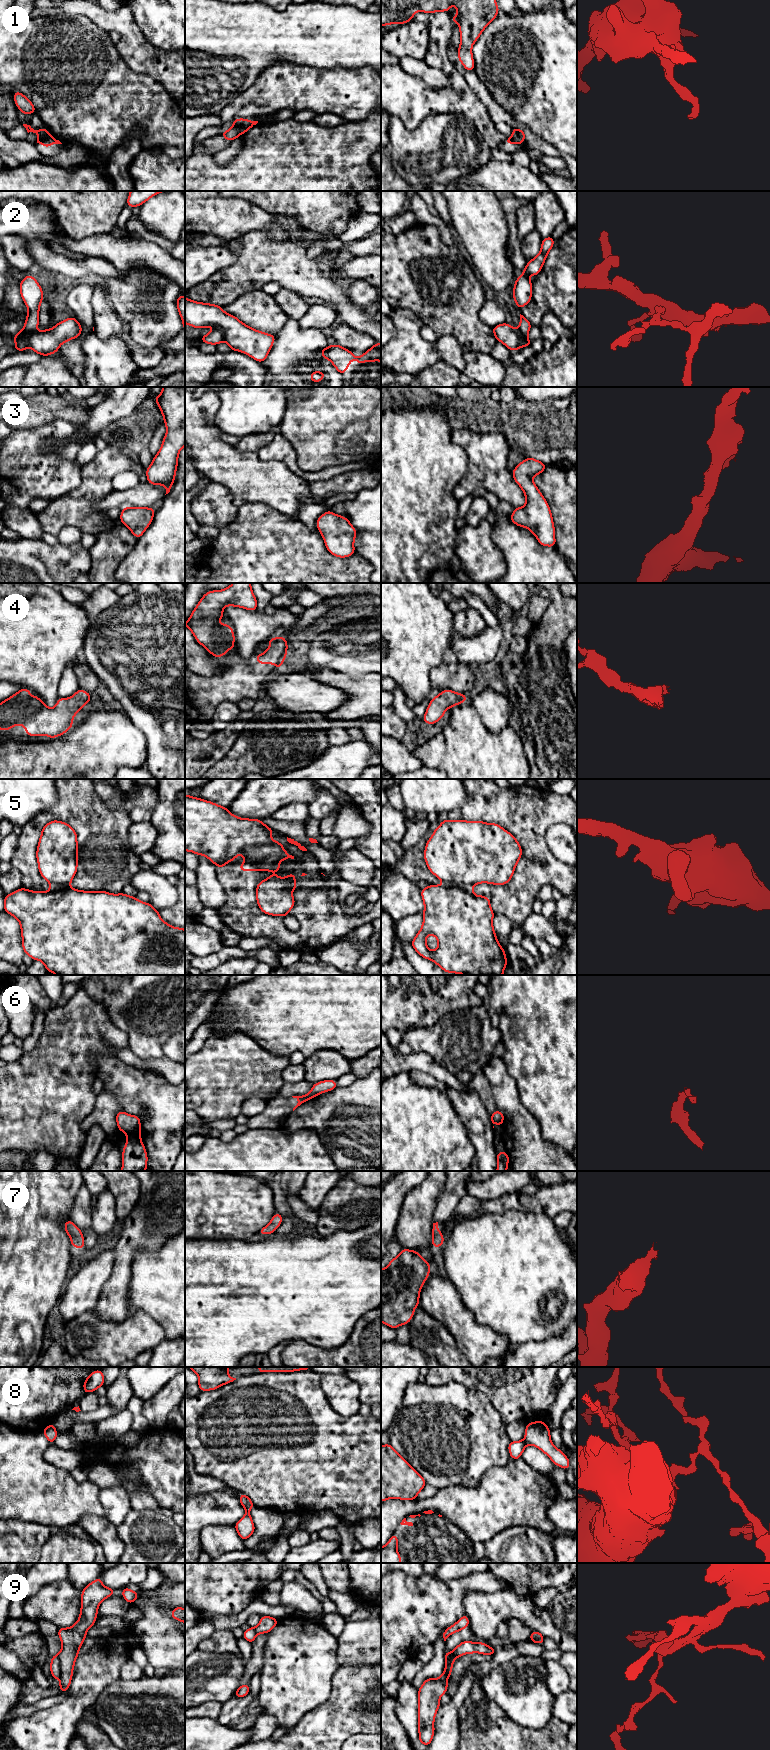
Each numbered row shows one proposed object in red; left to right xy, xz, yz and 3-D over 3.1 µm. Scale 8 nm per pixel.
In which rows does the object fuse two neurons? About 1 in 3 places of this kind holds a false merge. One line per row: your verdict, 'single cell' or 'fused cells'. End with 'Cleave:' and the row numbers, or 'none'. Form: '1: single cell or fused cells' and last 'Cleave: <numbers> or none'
1: fused cells
2: fused cells
3: single cell
4: single cell
5: fused cells
6: single cell
7: single cell
8: fused cells
9: fused cells
Cleave: 1, 2, 5, 8, 9

